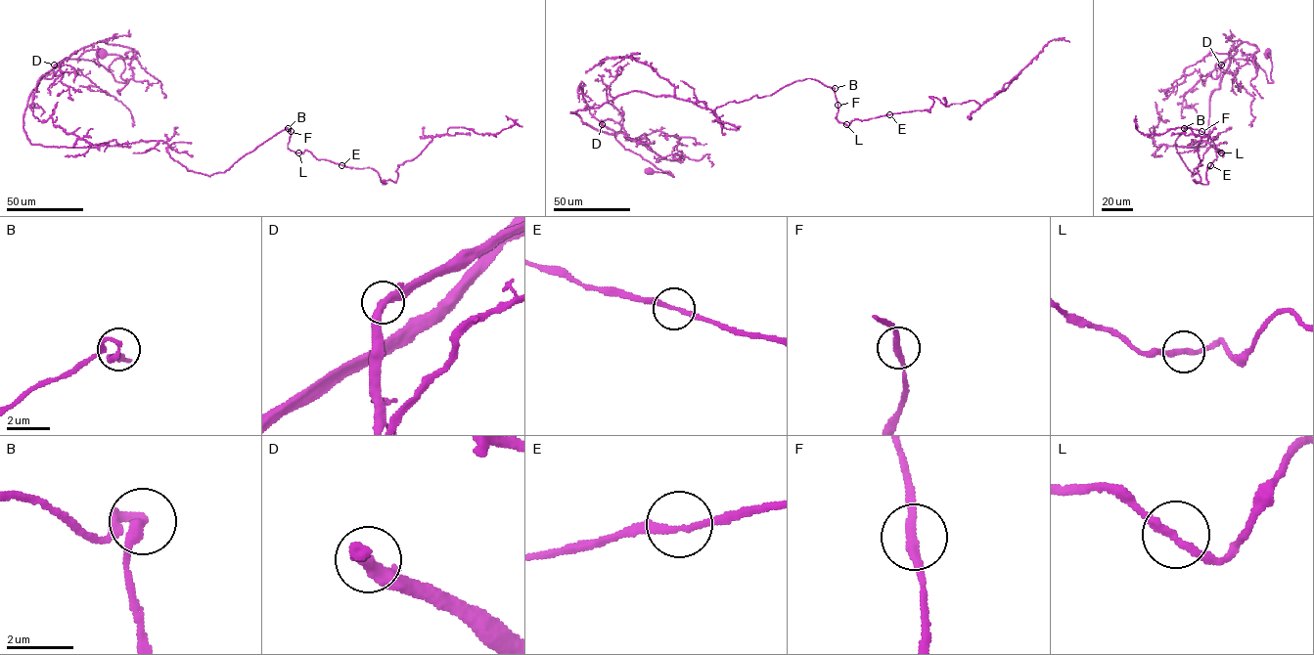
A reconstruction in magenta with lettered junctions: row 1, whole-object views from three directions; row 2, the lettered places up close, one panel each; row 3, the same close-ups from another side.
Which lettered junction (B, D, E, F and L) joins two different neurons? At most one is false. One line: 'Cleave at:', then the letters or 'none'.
Cleave at: none

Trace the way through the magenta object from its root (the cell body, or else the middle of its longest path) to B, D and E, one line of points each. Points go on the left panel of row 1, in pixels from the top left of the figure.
B: (102, 54), (121, 57), (126, 82), (65, 59), (29, 96), (31, 144), (162, 141), (210, 176), (287, 128)
D: (102, 54), (121, 57), (125, 68), (121, 77), (126, 83), (117, 82), (92, 61), (67, 58), (54, 65)
E: (102, 54), (126, 82), (65, 59), (31, 144), (162, 141), (210, 176), (287, 128), (341, 165)

